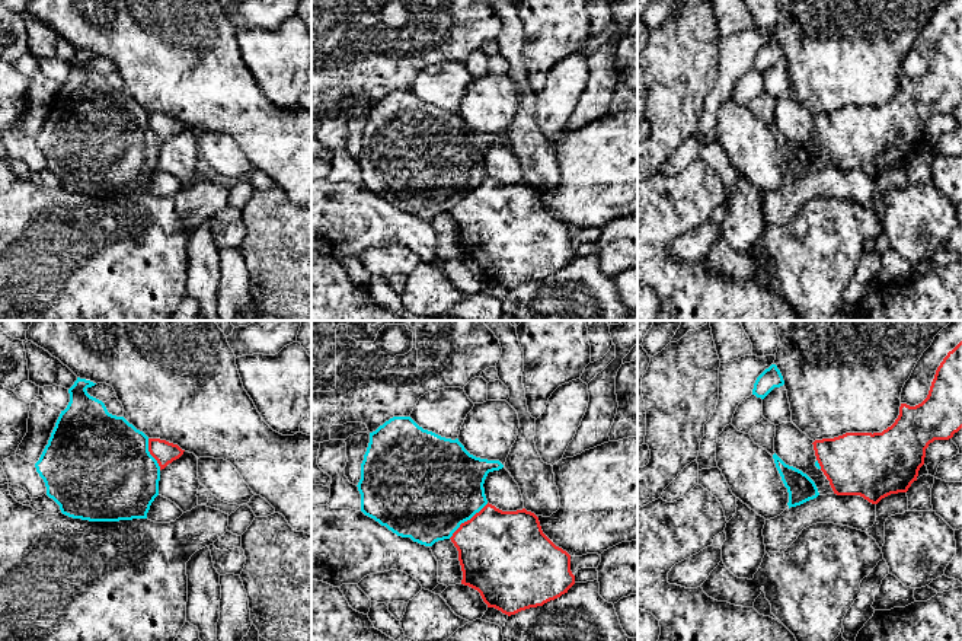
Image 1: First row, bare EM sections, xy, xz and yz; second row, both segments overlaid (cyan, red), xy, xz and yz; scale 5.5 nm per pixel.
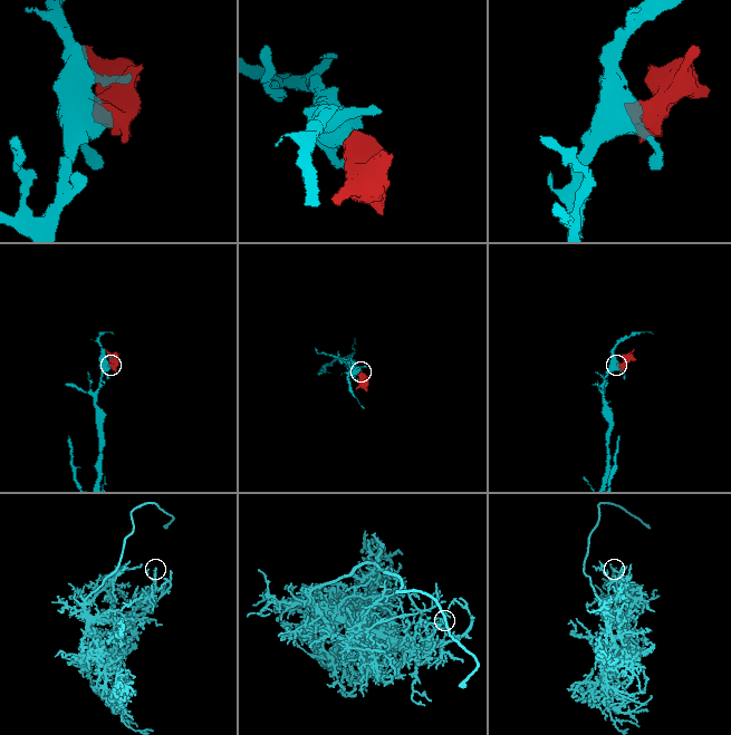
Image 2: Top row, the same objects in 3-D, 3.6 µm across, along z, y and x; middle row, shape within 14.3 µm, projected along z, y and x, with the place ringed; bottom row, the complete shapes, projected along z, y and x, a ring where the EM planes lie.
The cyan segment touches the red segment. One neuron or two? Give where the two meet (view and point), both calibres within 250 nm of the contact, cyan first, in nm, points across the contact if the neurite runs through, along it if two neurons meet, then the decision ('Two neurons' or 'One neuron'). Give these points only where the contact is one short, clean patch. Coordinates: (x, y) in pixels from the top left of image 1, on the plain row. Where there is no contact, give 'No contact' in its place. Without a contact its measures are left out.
Touches cyan at xz (467, 193). Thickness 500 nm (cyan) against 440 nm. Boundary: xz (488, 177), (464, 194), (448, 211). Two neurons

